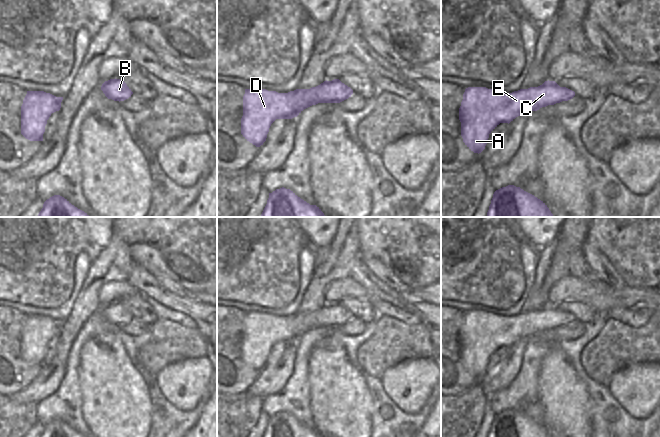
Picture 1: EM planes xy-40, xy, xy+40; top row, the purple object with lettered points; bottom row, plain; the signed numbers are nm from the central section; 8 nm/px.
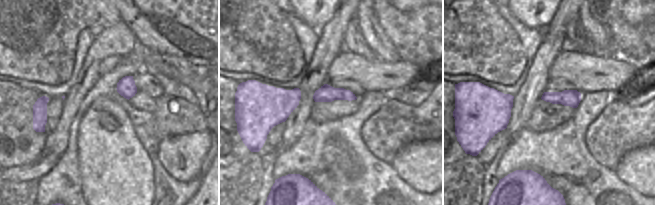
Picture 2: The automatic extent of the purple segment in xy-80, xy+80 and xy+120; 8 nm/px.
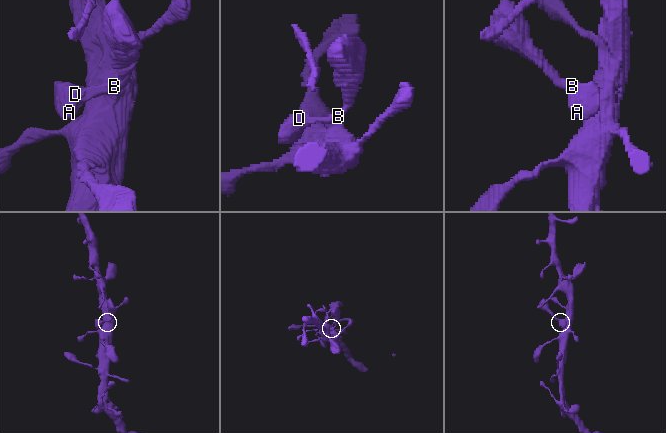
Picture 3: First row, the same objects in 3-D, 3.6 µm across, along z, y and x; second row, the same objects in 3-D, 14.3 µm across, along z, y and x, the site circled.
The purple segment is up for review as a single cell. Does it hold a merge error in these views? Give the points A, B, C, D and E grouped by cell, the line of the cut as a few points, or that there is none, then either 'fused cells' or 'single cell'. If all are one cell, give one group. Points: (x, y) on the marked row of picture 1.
groups A B C D E; cut none; single cell

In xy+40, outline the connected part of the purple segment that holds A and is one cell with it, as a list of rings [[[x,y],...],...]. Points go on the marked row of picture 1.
[[[549,80],[538,87],[512,93],[486,87],[468,87],[459,108],[463,142],[479,154],[485,149],[489,134],[500,123],[509,124],[524,113],[568,101],[574,96],[574,91]]]

